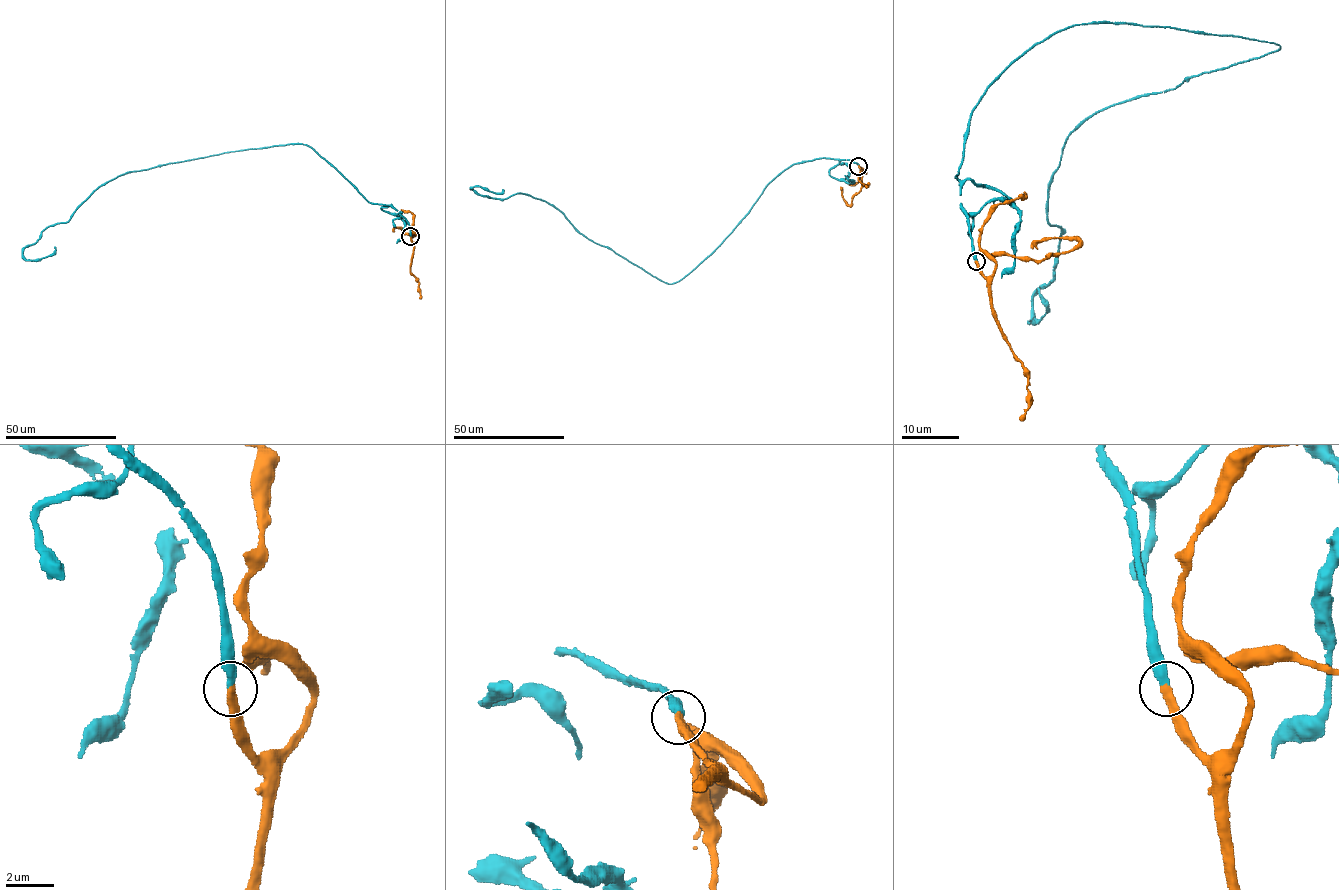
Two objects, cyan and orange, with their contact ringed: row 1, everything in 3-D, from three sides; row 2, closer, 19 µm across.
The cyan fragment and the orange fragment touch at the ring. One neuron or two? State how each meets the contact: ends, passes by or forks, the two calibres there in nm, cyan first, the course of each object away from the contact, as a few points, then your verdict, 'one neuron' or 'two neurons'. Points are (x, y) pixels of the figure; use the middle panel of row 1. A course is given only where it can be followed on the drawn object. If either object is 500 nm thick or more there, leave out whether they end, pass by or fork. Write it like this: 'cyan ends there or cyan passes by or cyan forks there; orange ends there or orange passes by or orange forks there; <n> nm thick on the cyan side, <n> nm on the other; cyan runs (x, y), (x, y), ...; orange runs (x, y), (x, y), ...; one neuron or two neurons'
cyan ends there; orange ends there; 360 nm thick on the cyan side, 340 nm on the other; cyan runs (858, 165), (836, 179), (838, 159), (793, 164), (671, 284), (542, 199), (470, 188), (502, 189); orange runs (858, 165), (866, 173), (861, 169), (862, 186), (850, 205), (843, 198), (840, 187); one neuron

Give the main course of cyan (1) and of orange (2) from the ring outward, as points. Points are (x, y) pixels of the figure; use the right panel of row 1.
1: (976, 261), (964, 210), (1012, 200), (964, 133), (1025, 51), (1280, 47), (1076, 127), (1037, 288)
2: (976, 261), (986, 277), (996, 264), (984, 252), (1040, 261), (1078, 243), (1042, 238), (1030, 248)

